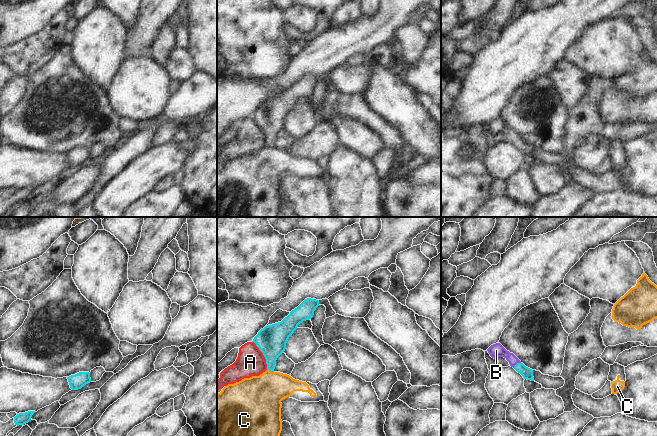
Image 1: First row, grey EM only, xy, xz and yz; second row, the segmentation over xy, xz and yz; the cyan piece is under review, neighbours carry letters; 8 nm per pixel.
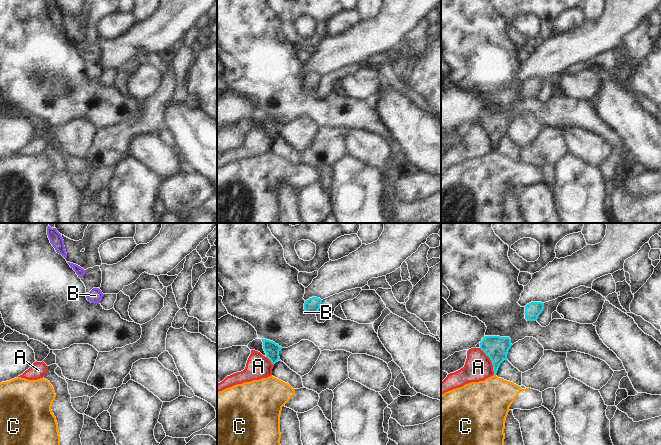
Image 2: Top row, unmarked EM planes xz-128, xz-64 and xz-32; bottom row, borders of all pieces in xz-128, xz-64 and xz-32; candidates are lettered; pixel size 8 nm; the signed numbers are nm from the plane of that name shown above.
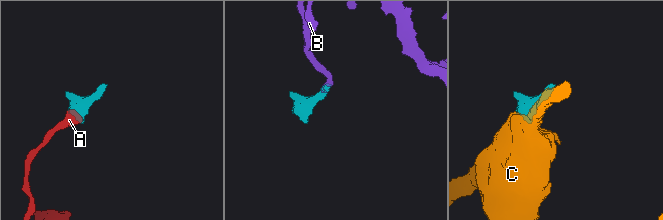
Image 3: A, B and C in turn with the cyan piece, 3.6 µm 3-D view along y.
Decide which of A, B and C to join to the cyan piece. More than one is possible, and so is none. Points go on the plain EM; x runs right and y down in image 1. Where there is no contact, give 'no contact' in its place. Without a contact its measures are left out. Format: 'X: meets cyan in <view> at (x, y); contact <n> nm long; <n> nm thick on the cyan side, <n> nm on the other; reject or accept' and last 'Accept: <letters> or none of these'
A: meets cyan in xz at (263, 130); contact 260 nm long; 240 nm thick on the cyan side, 220 nm on the other; reject
B: meets cyan in yz at (516, 140); contact 80 nm long; 90 nm thick on the cyan side, 110 nm on the other; accept
C: meets cyan in xz at (270, 146); contact 60 nm long; 240 nm thick on the cyan side, 360 nm on the other; reject
Accept: B

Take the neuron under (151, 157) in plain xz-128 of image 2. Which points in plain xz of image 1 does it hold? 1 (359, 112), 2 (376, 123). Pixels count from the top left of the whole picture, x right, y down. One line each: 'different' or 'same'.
1: different
2: different

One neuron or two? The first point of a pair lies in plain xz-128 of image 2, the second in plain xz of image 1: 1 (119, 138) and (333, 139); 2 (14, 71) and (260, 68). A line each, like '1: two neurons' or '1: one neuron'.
1: one neuron
2: one neuron

